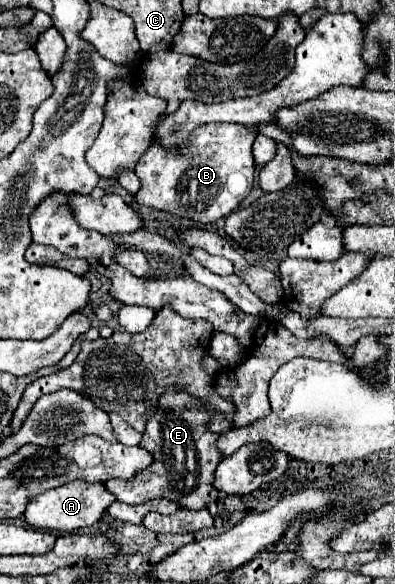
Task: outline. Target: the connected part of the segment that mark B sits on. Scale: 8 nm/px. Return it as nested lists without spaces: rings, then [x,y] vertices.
[[[203,124],[203,128],[195,130],[191,144],[187,144],[183,152],[165,150],[153,140],[151,148],[147,148],[135,166],[135,174],[141,180],[141,190],[135,194],[135,200],[141,206],[165,210],[177,218],[213,224],[237,210],[253,188],[255,162],[251,144],[257,130],[243,128],[243,124]]]

